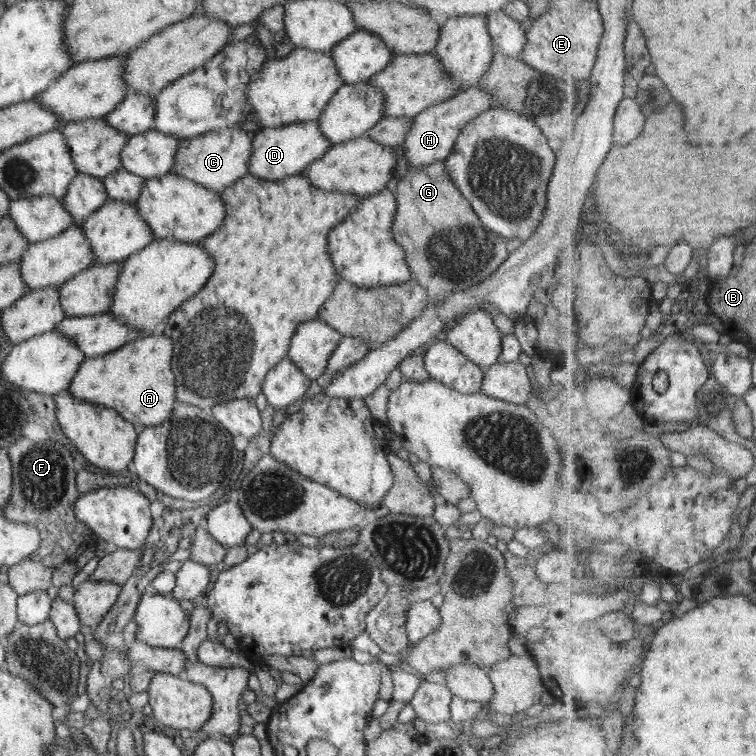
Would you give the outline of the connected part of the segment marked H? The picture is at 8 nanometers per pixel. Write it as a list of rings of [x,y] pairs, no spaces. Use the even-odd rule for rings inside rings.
[[[480,86],[472,87],[464,92],[456,92],[454,96],[444,100],[445,102],[433,105],[420,114],[417,114],[413,120],[406,138],[403,142],[404,160],[408,164],[408,169],[421,168],[428,166],[433,162],[445,160],[450,151],[454,148],[456,139],[472,119],[480,113],[492,107],[493,94],[487,93]]]

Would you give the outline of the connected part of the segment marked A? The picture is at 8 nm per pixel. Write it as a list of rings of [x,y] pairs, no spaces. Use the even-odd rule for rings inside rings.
[[[165,335],[142,336],[120,349],[84,359],[69,386],[70,394],[76,400],[116,410],[137,429],[161,425],[178,404],[172,358],[173,343],[170,338]]]

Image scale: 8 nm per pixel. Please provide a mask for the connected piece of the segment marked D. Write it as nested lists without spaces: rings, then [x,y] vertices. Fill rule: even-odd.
[[[319,120],[310,122],[294,122],[288,126],[278,128],[260,129],[253,134],[252,153],[250,153],[250,165],[248,173],[254,178],[262,180],[284,179],[292,175],[298,175],[306,169],[314,160],[322,157],[332,142],[326,140],[326,136],[320,132]]]

